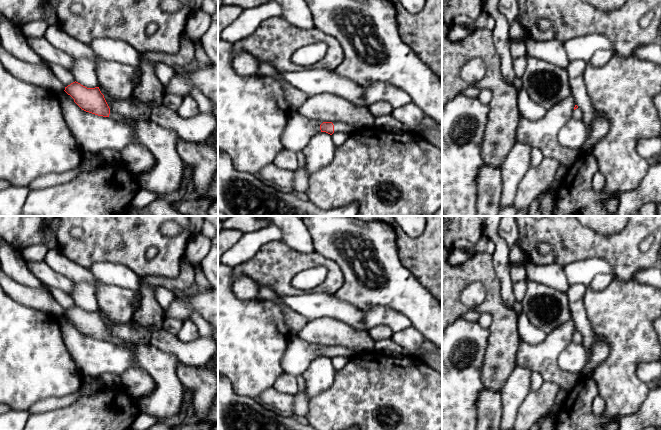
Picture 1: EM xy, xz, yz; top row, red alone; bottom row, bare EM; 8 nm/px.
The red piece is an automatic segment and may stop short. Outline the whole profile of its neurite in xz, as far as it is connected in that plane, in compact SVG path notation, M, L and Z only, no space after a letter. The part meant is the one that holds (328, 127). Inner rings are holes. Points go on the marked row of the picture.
M323 122L320 125L320 130L321 132L326 132L330 135L332 135L334 132L342 132L350 135L356 131L356 129L353 126L350 126L342 122Z

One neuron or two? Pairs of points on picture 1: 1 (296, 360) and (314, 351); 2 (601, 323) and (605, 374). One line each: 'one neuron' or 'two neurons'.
1: one neuron
2: one neuron

